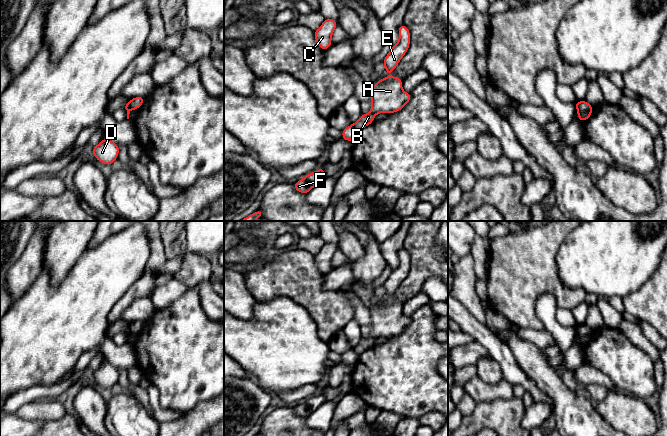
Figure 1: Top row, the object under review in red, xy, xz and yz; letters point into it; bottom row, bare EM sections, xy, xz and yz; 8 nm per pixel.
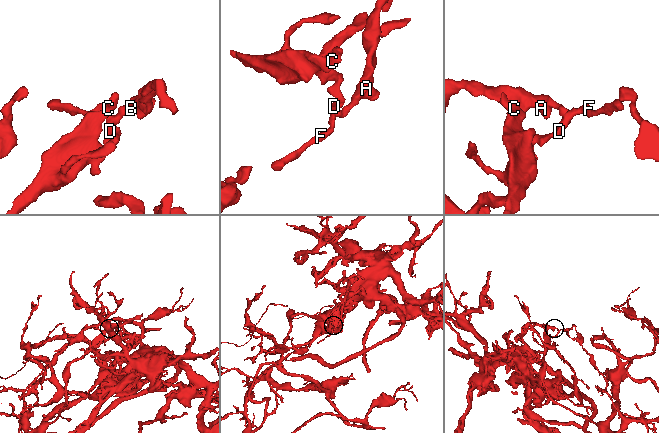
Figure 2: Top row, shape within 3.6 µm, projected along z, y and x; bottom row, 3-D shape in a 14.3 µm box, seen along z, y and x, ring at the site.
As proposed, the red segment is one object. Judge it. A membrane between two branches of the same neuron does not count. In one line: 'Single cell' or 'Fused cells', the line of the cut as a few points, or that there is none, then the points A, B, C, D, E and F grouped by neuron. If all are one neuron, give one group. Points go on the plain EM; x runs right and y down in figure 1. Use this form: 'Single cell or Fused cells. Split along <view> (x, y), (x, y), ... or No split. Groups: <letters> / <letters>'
Fused cells. Split along xz (352, 349), (358, 355). Groups: A B E / C D F

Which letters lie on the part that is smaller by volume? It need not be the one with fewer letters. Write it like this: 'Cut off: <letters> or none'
Cut off: C, D, F

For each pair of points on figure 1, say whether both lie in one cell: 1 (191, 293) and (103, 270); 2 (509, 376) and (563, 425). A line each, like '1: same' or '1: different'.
1: different
2: different

